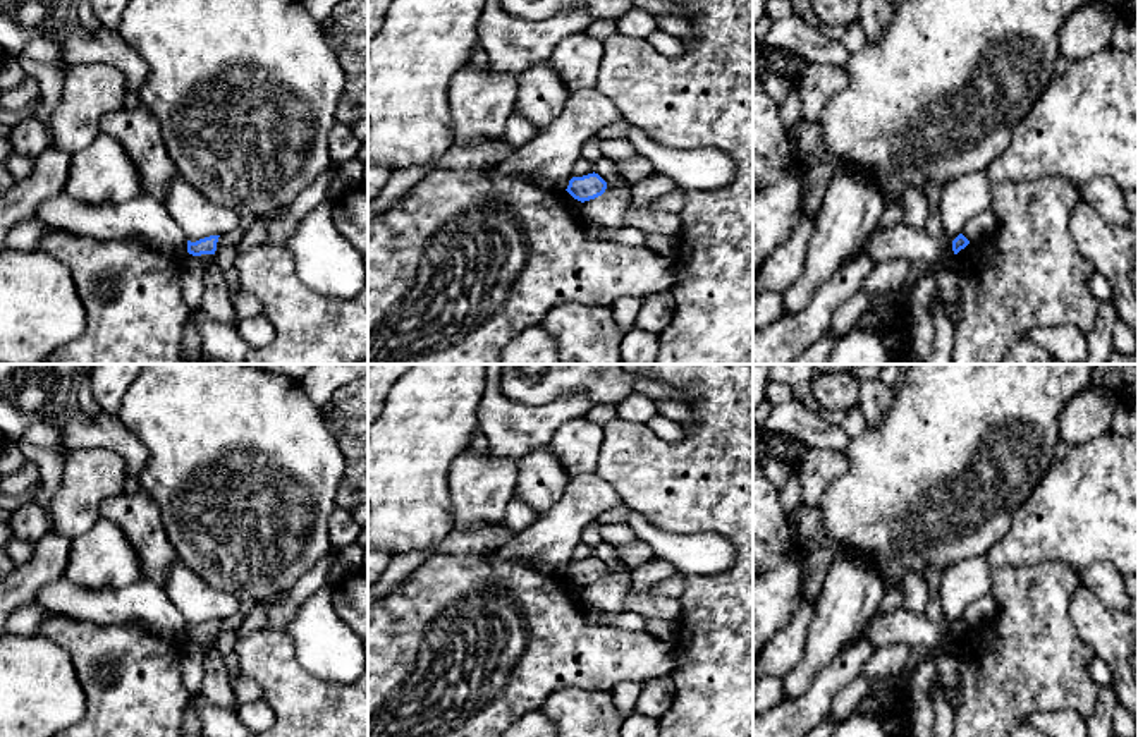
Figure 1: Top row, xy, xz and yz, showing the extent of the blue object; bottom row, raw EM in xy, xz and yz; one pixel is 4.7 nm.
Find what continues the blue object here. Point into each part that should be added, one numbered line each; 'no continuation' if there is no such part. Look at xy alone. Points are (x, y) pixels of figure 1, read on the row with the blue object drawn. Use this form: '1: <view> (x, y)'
1: xy (215, 303)

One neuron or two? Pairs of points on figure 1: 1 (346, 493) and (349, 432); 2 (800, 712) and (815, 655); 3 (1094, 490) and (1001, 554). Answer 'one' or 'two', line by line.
1: one
2: two
3: one

